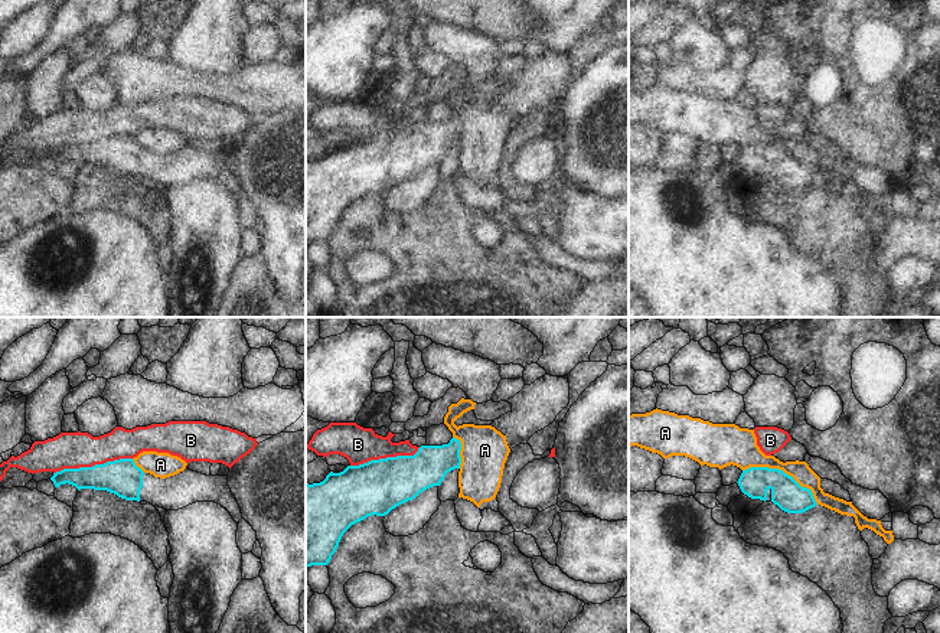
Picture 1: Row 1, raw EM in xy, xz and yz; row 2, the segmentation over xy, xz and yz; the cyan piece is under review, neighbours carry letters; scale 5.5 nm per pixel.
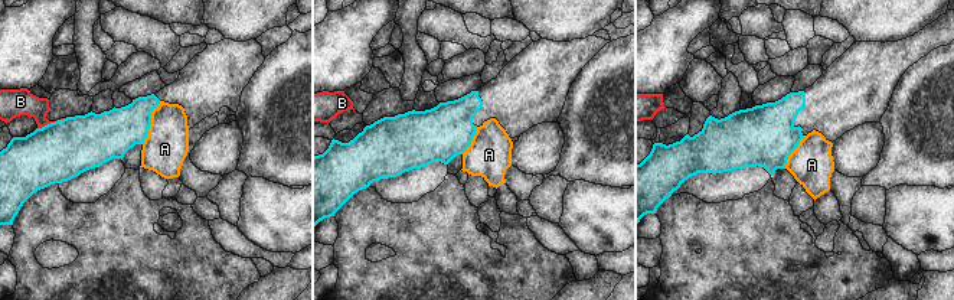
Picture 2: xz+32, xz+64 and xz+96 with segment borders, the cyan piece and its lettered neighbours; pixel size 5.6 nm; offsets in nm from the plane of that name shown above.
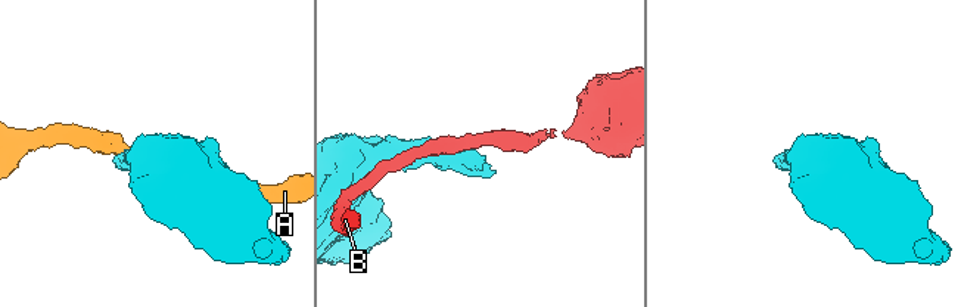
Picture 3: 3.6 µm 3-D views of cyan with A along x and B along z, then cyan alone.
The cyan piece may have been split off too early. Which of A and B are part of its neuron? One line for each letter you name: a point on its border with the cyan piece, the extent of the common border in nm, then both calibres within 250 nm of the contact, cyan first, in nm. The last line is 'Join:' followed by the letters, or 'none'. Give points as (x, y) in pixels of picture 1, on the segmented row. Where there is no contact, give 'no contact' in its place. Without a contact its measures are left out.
Join: none

